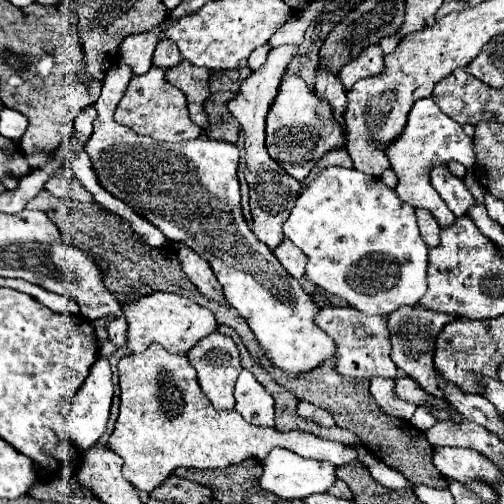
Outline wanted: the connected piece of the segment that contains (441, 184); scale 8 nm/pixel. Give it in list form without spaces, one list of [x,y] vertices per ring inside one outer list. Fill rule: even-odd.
[[[438,164],[430,168],[430,180],[440,198],[446,202],[446,206],[456,214],[464,216],[466,210],[472,206],[472,194],[464,186],[460,178],[456,178],[446,164]]]

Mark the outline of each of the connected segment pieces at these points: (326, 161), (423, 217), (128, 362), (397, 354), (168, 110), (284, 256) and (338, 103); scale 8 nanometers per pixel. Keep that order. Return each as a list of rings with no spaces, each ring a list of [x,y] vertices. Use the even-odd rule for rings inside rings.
[[[334,148],[334,150],[328,150],[324,156],[322,156],[322,160],[316,164],[316,168],[304,178],[304,182],[300,184],[300,190],[298,190],[298,194],[302,194],[306,188],[308,188],[308,184],[324,170],[324,168],[330,168],[330,166],[342,166],[342,168],[352,168],[352,160],[350,160],[350,154],[346,152],[346,148]]]
[[[416,210],[416,214],[418,214],[420,234],[426,240],[426,246],[428,248],[436,248],[440,244],[440,228],[438,228],[436,220],[426,210]]]
[[[160,344],[144,352],[128,354],[118,362],[120,412],[108,448],[124,460],[124,478],[142,492],[152,492],[176,468],[224,468],[248,458],[264,460],[276,446],[292,450],[304,458],[328,460],[346,466],[358,460],[358,450],[340,442],[322,440],[308,432],[278,432],[248,424],[236,410],[218,412],[198,386],[196,372],[186,356],[166,352]]]
[[[404,306],[396,312],[392,312],[388,318],[388,330],[390,330],[390,342],[392,342],[392,360],[394,364],[410,378],[418,380],[418,384],[432,396],[446,400],[444,392],[438,386],[438,372],[434,368],[434,348],[436,348],[436,338],[442,332],[446,324],[456,320],[456,316],[446,314],[446,312],[436,312],[428,310],[422,306]]]
[[[152,66],[146,74],[134,76],[124,92],[124,98],[118,102],[114,120],[118,124],[130,126],[136,134],[146,134],[156,140],[164,142],[182,142],[182,140],[192,140],[200,136],[200,128],[190,120],[188,116],[188,106],[186,106],[186,96],[182,90],[174,88],[170,82],[166,82],[164,72],[156,66]]]
[[[284,238],[280,242],[280,246],[272,250],[272,254],[280,260],[280,264],[286,268],[288,274],[292,274],[298,280],[304,276],[308,260],[306,260],[304,252],[300,252],[300,248],[296,248],[288,238]]]
[[[318,68],[318,78],[316,78],[316,86],[314,86],[316,94],[326,100],[332,108],[334,120],[344,128],[344,110],[346,110],[346,90],[340,84],[338,76],[334,76],[332,72],[326,72],[322,68]]]

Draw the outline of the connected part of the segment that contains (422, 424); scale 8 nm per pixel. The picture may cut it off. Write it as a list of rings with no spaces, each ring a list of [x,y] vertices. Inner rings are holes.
[[[418,408],[418,414],[414,414],[414,416],[410,418],[410,422],[412,422],[418,430],[426,432],[426,430],[430,430],[430,428],[436,424],[436,418],[434,418],[432,414],[428,414],[426,408]]]

